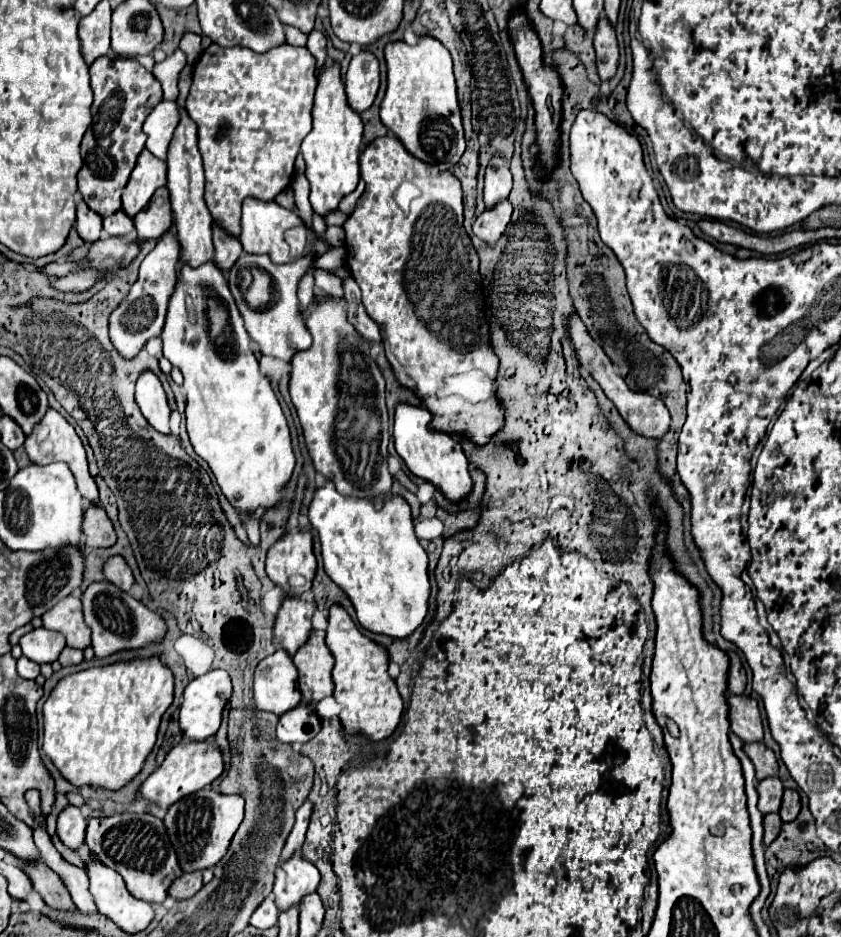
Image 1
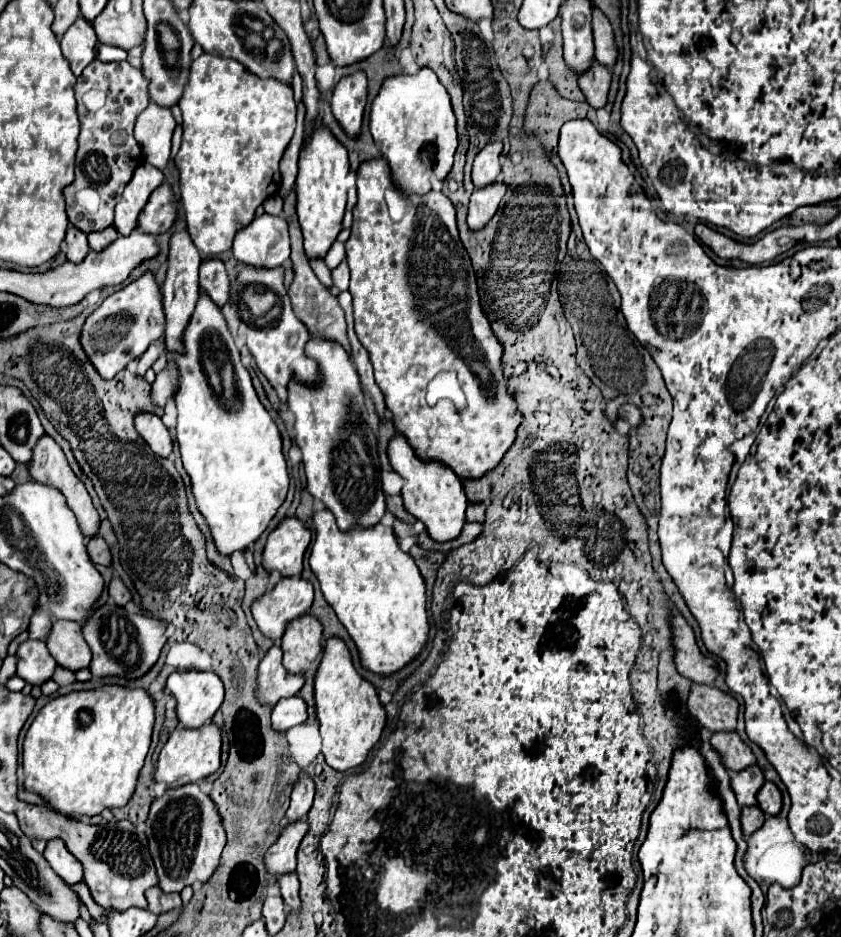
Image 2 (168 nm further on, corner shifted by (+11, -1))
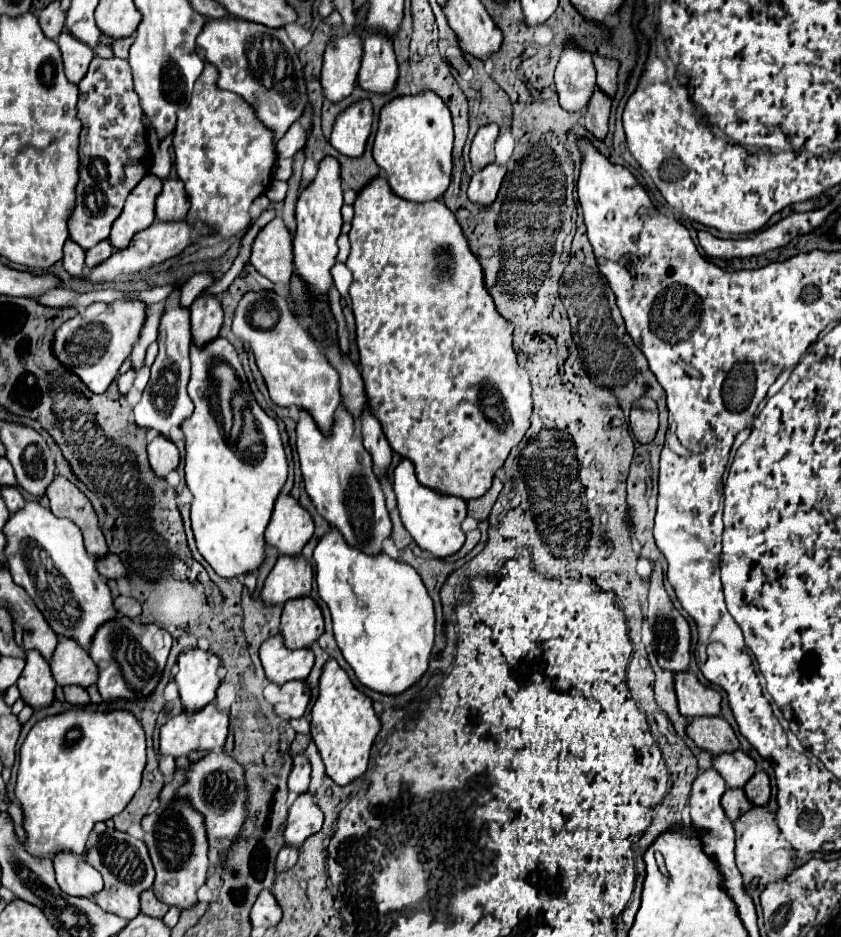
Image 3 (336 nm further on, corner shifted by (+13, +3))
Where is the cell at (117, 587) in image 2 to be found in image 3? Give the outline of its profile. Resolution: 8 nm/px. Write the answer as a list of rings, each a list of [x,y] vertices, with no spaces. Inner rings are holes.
[[[117,596],[113,600],[113,604],[115,604],[117,612],[121,612],[127,618],[137,618],[141,614],[141,604],[131,596]]]

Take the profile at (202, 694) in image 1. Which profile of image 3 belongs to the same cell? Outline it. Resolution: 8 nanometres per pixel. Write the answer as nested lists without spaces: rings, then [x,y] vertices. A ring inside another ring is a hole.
[[[189,650],[177,658],[175,684],[187,712],[199,712],[215,700],[219,688],[219,658],[209,650]]]

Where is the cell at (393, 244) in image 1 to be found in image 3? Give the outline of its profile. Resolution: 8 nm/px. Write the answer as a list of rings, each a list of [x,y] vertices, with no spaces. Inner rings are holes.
[[[377,176],[357,194],[357,200],[353,206],[355,206],[355,218],[353,218],[351,232],[349,232],[351,254],[345,264],[353,272],[349,296],[351,296],[353,314],[355,314],[355,322],[357,322],[361,376],[365,382],[365,392],[369,396],[369,404],[373,404],[373,412],[377,412],[377,420],[381,420],[381,426],[385,428],[385,436],[387,436],[391,448],[395,452],[399,452],[403,458],[409,458],[413,462],[417,480],[423,486],[433,486],[435,490],[439,490],[443,494],[453,494],[463,500],[479,498],[481,494],[485,494],[489,490],[495,472],[503,466],[511,448],[521,442],[521,438],[525,436],[525,432],[529,428],[531,384],[529,384],[527,372],[517,364],[517,354],[513,352],[513,346],[511,346],[513,344],[513,338],[511,338],[513,326],[499,316],[491,296],[485,290],[481,264],[469,250],[455,214],[441,200],[431,200],[425,204],[401,200],[397,194],[393,194],[387,180],[383,176]]]

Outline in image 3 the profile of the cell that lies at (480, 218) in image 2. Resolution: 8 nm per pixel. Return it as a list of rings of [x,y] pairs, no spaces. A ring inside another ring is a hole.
[[[489,164],[483,170],[475,172],[469,184],[469,200],[479,206],[491,206],[497,198],[505,172],[507,172],[505,166],[497,166],[497,164]]]

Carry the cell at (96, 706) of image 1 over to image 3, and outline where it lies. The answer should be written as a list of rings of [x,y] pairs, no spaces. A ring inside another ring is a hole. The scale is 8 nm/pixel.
[[[75,706],[39,720],[29,730],[19,758],[15,798],[25,816],[25,846],[33,856],[51,856],[59,850],[73,850],[81,856],[93,824],[123,812],[141,786],[145,730],[125,708],[89,712]]]

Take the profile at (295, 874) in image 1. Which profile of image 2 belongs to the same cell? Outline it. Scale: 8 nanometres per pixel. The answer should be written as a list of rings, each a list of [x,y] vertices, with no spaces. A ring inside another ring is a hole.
[[[307,818],[291,822],[283,828],[279,840],[267,850],[265,854],[265,864],[267,870],[273,872],[275,876],[283,876],[287,872],[295,872],[295,858],[297,858],[297,848],[303,840],[303,836],[307,834],[309,822]]]

